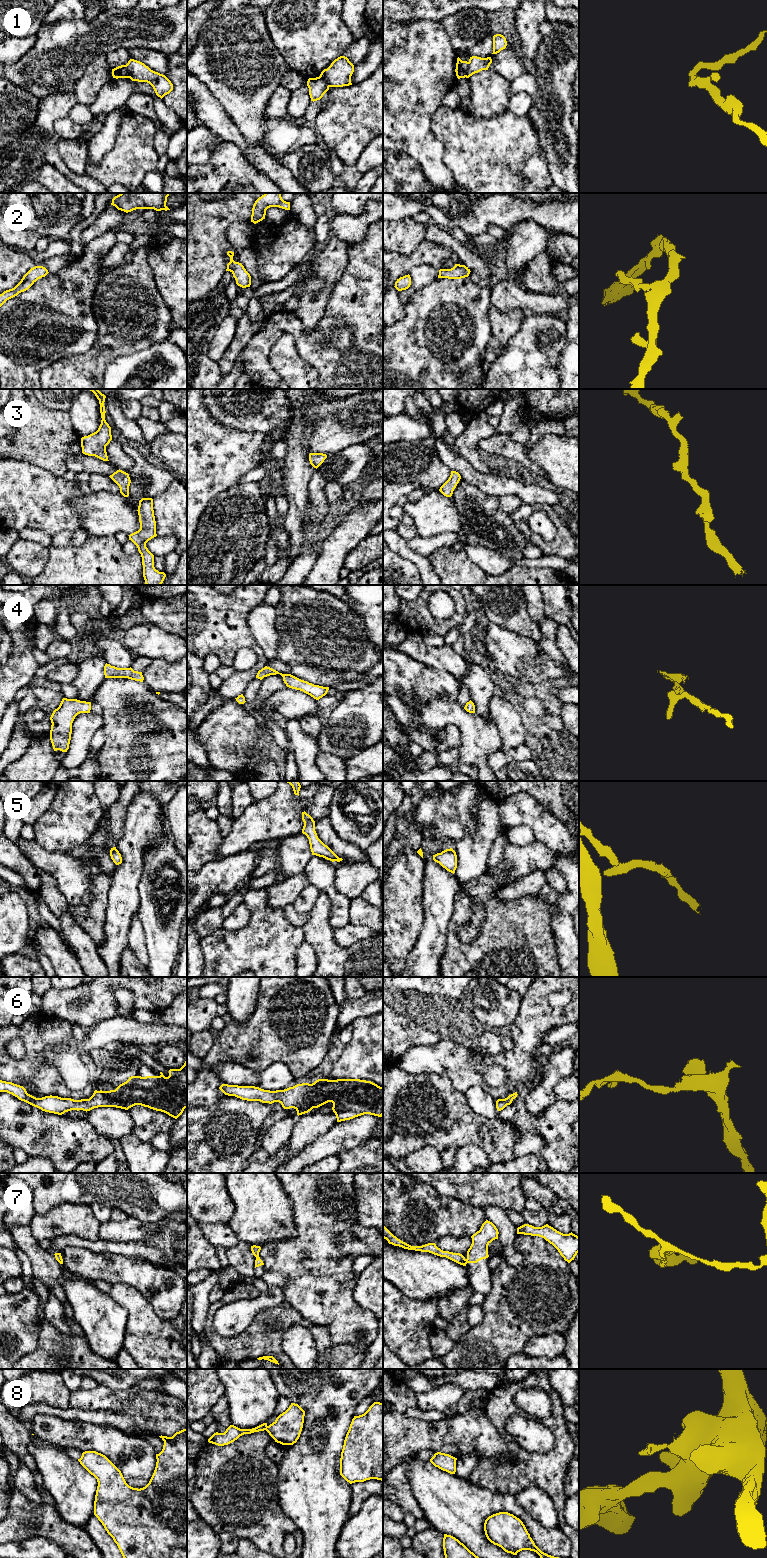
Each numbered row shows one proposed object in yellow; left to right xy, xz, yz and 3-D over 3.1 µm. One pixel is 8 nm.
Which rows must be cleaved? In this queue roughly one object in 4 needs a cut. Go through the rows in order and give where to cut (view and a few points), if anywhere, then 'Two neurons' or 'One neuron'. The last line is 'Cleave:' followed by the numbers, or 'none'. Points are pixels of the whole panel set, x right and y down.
1: Split along yz (469, 62), (465, 76). Two neurons
2: No split. One neuron
3: No split. One neuron
4: No split. One neuron
5: No split. One neuron
6: No split. One neuron
7: Split along yz (466, 1259), (467, 1262). Two neurons
8: Split along xz (267, 1426), (265, 1429). Two neurons
Cleave: 1, 7, 8

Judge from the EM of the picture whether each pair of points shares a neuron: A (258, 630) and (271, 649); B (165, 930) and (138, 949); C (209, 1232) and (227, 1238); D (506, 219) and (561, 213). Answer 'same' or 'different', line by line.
A: same
B: different
C: same
D: same

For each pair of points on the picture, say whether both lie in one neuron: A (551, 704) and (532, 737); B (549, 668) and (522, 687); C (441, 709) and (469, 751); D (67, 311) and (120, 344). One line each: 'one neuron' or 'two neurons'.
A: one neuron
B: two neurons
C: one neuron
D: two neurons

